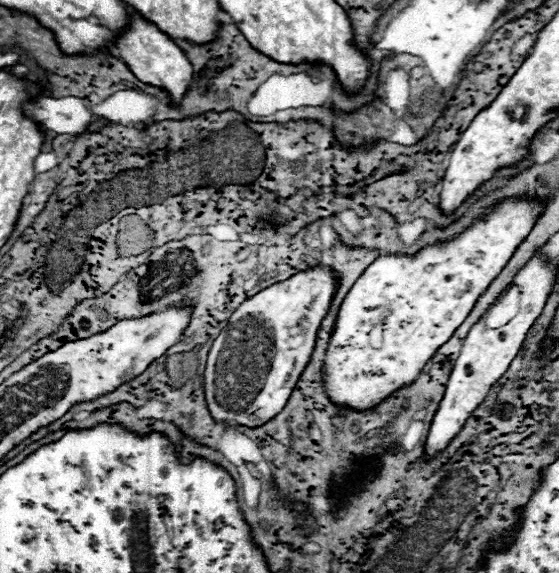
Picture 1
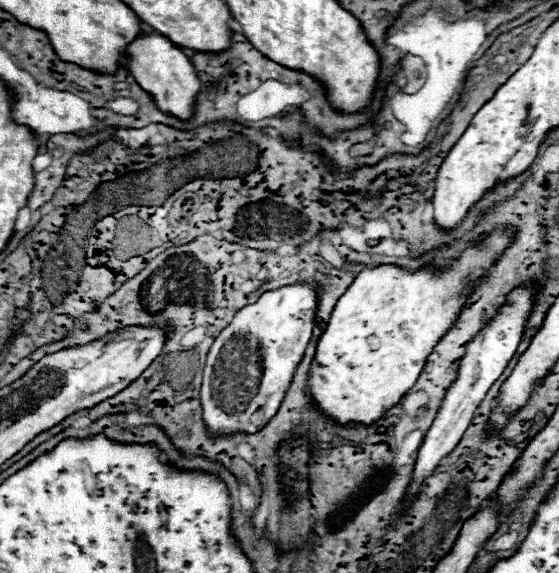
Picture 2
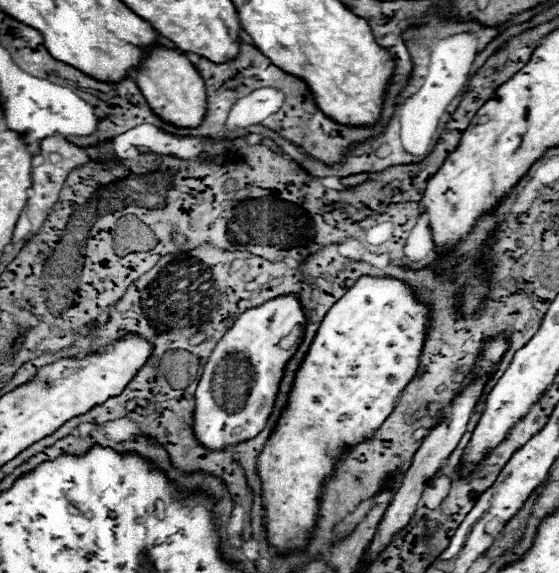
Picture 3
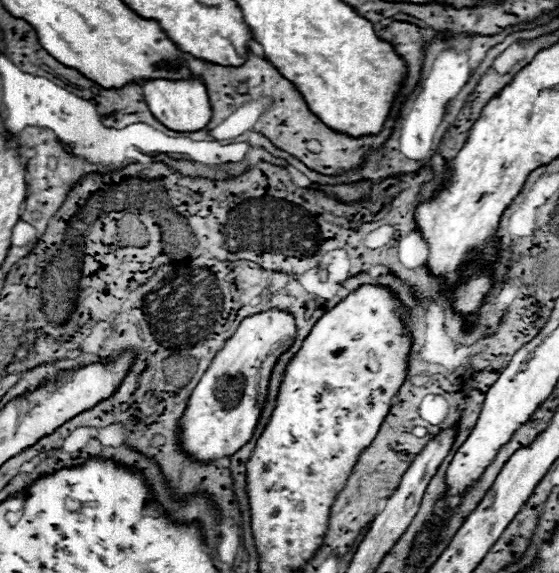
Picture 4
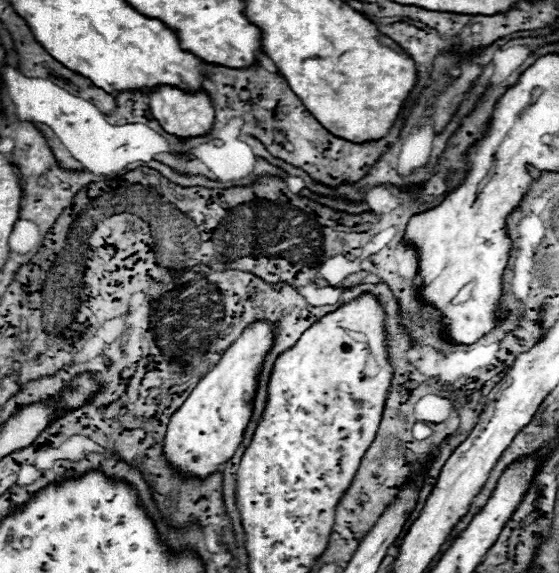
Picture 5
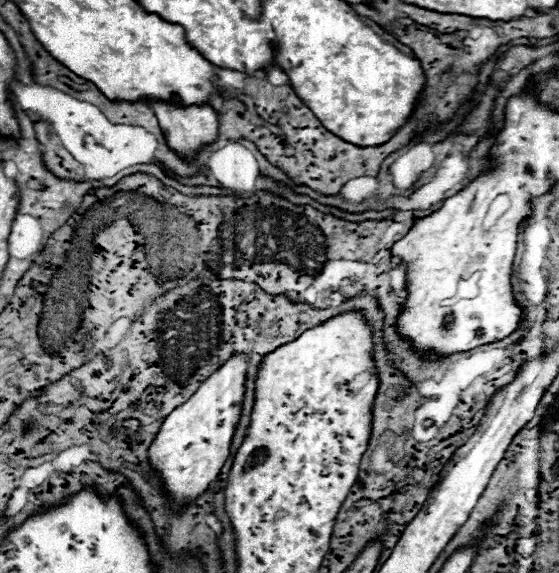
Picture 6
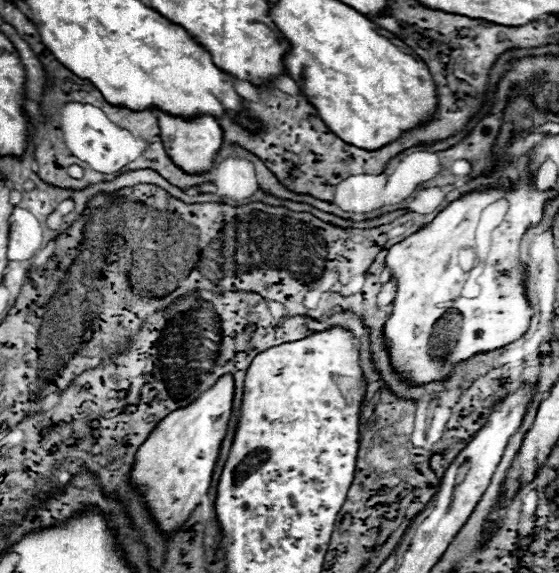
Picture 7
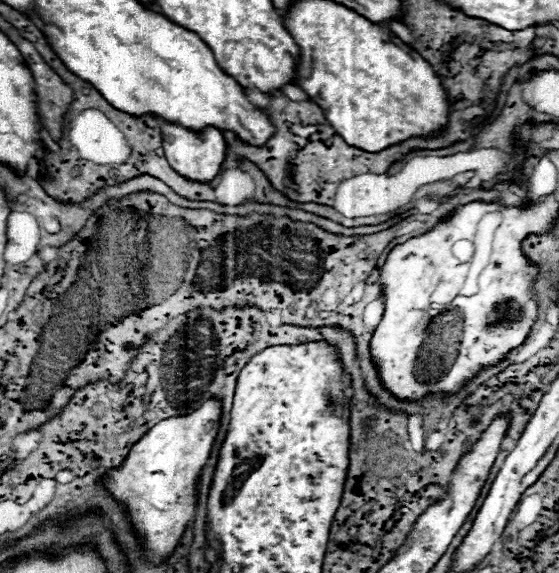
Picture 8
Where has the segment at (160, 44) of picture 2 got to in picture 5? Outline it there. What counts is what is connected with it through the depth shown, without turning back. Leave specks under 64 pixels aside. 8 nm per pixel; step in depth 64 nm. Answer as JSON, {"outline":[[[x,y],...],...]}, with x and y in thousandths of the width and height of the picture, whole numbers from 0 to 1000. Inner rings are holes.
{"outline":[[[293,150],[265,161],[265,185],[286,220],[322,244],[365,237],[383,220],[383,185],[365,161],[333,164]]]}

